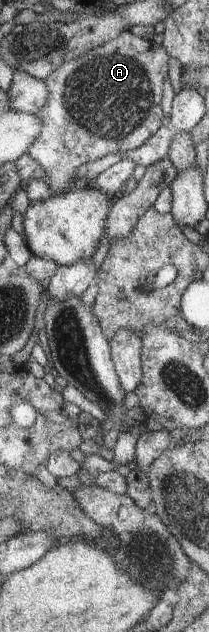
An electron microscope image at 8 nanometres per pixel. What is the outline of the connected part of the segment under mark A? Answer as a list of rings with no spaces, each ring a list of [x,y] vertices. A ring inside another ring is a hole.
[[[124,31],[85,55],[63,62],[46,78],[49,90],[47,103],[36,114],[42,119],[43,129],[27,153],[47,172],[46,182],[54,188],[55,194],[66,192],[69,184],[77,180],[72,175],[80,165],[118,151],[136,150],[163,126],[160,100],[164,80],[168,76],[168,55],[162,45],[152,44],[151,40]]]

